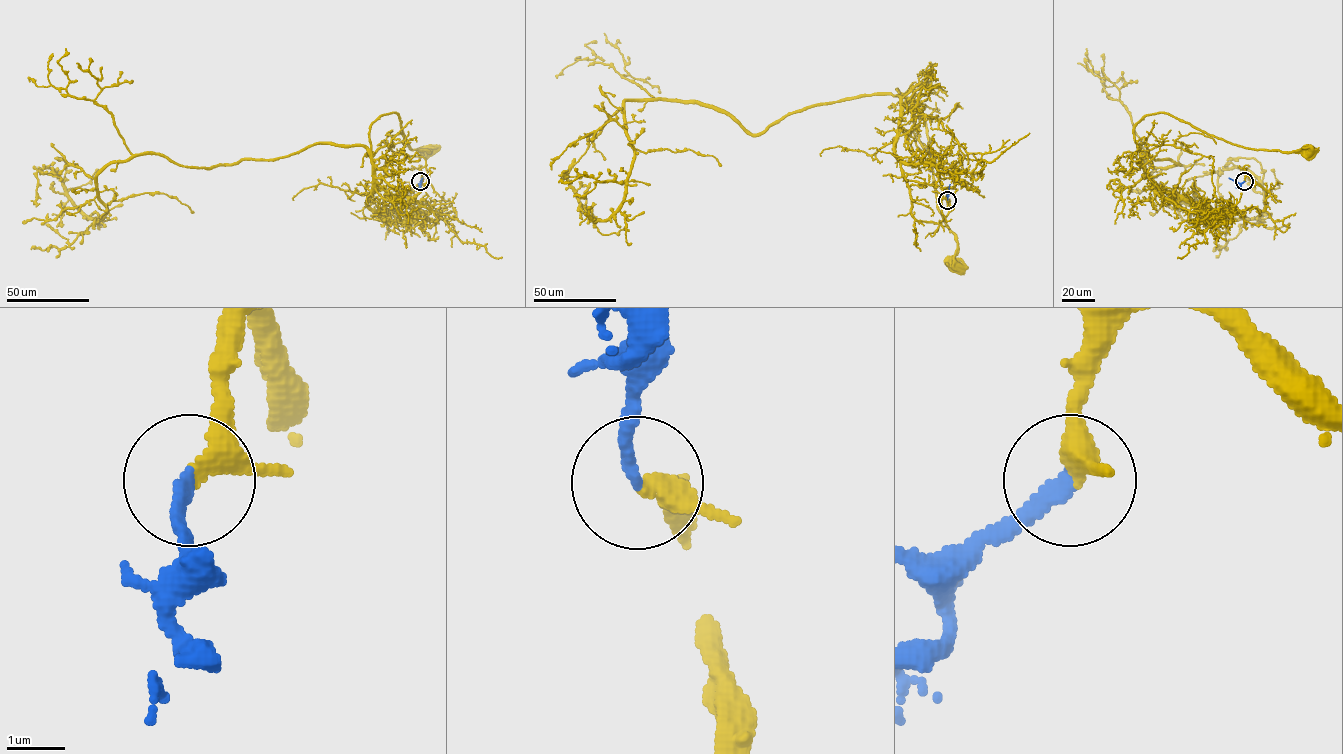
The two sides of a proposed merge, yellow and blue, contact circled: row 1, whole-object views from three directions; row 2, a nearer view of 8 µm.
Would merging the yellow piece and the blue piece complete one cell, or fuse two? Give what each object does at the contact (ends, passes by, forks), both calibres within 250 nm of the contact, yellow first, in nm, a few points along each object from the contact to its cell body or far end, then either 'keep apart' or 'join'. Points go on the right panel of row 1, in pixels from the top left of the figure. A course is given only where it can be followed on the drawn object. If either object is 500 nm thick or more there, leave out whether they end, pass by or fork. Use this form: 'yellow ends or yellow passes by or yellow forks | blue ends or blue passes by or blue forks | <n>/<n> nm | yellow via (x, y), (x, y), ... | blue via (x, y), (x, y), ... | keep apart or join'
yellow passes by | blue ends | 280/240 nm | yellow via (1244, 181), (1267, 190), (1264, 210), (1216, 211), (1167, 193), (1134, 127), (1164, 113), (1232, 144), (1310, 151) | blue via (1244, 181), (1238, 183), (1229, 178) | join

